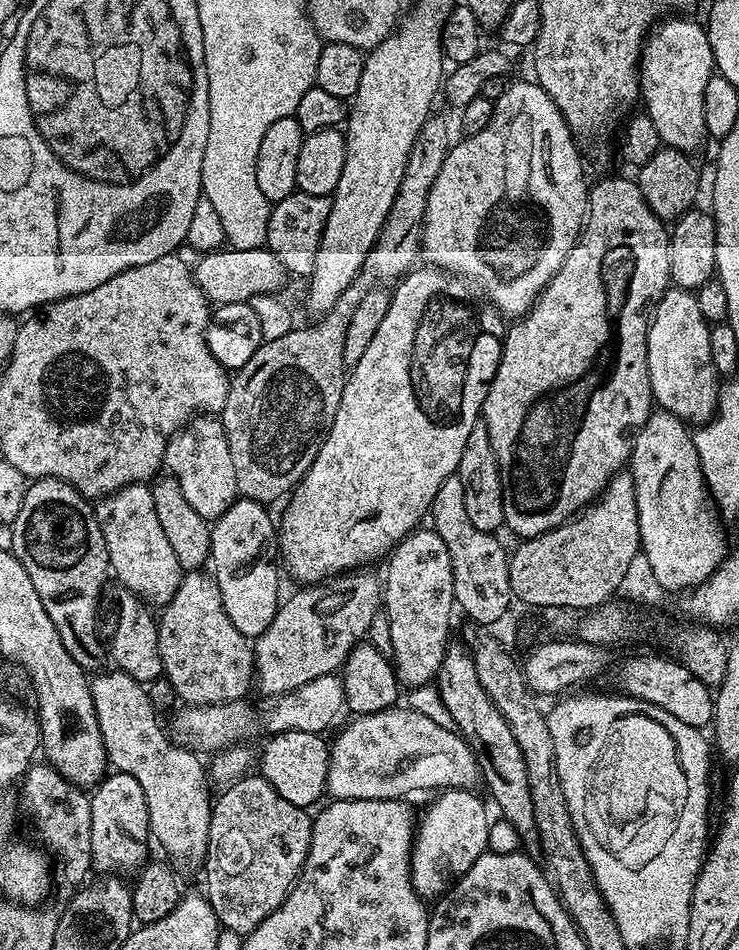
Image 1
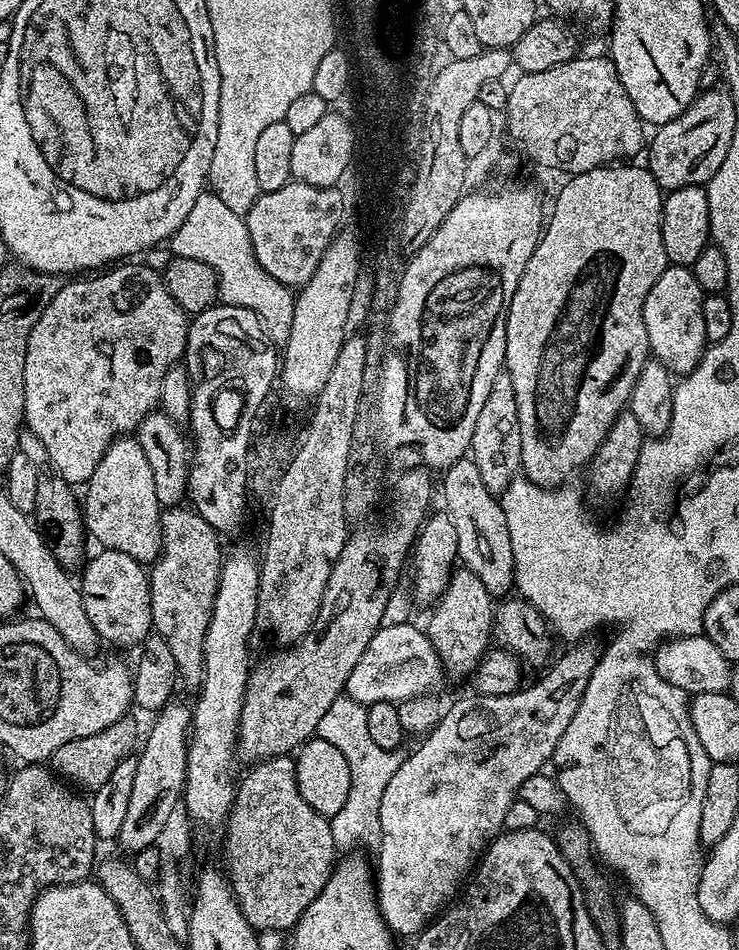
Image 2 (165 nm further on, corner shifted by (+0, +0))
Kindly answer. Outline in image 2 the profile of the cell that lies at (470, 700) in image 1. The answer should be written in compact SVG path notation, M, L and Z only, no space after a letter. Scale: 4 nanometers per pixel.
M457 567L436 603L431 605L426 631L445 673L471 677L488 655L494 640L494 598L470 569Z

